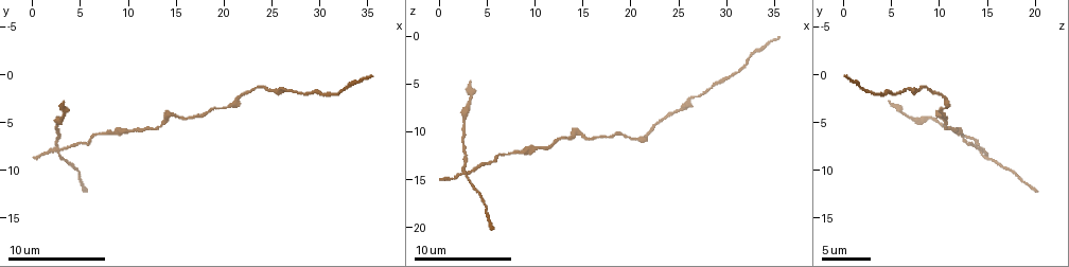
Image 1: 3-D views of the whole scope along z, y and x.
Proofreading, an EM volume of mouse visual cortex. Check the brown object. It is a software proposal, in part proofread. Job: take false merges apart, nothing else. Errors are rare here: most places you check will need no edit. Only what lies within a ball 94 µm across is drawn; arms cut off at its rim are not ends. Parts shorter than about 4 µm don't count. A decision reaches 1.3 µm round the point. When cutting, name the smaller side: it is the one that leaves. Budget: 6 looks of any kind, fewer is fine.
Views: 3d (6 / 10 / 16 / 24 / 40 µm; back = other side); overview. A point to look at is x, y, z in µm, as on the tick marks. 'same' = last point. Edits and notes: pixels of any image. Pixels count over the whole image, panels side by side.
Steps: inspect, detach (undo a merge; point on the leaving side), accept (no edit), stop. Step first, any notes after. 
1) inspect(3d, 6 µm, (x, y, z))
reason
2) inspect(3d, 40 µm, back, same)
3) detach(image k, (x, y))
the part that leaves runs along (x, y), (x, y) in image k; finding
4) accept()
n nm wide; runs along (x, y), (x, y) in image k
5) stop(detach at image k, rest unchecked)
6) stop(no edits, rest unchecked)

inspect(3d, 10 µm, (26.4, 1.8, 6.2))
calibre changes

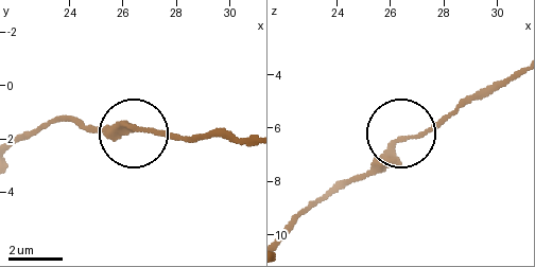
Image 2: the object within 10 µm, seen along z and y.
inspect(3d, 6 µm, (26.5, 1.5, 6.5))
closer look

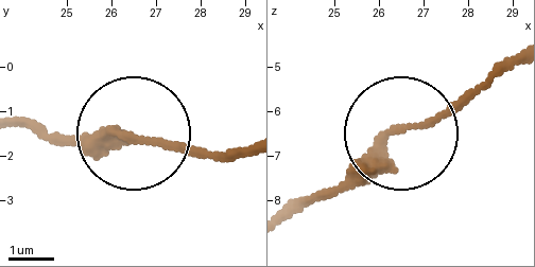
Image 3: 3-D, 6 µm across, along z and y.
accept()
runs along (287, 218), (515, 66) in image 3; one neuron here

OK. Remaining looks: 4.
inspect(3d, 10 µm, (32.4, 1.6, 2.0))

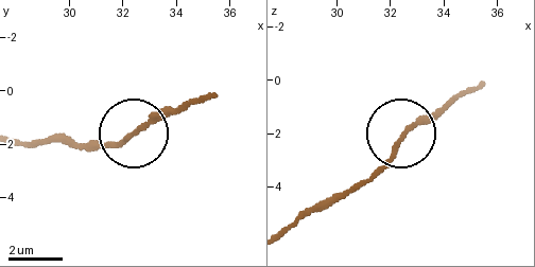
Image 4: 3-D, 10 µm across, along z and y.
inspect(3d, 10 µm, back, (32.5, 1.5, 2.1))
from behind

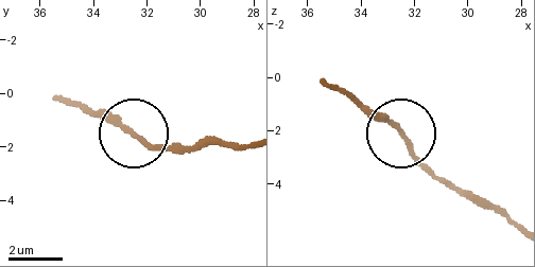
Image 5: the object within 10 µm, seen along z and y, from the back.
accept()
170 nm wide; runs along (514, 226), (452, 190), (403, 138), (351, 96) in image 5; all the same neuron

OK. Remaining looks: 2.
inspect(3d, 6 µm, (15.6, 4.4, 10.8))

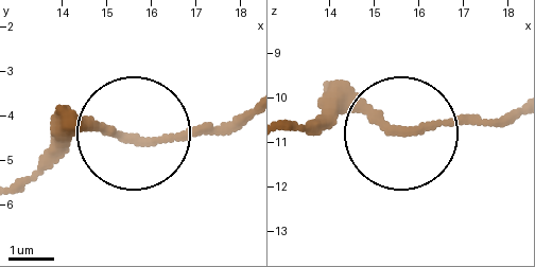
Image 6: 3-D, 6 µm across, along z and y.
inspect(3d, 6 µm, back, (15.45, 4.45, 10.70))
from behind

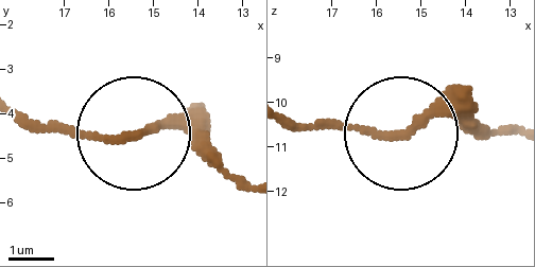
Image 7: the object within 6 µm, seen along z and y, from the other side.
accept()
runs along (407, 129), (289, 129) in image 7; continuous, no second neuron

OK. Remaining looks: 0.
stop(no edits, rest unchecked)

